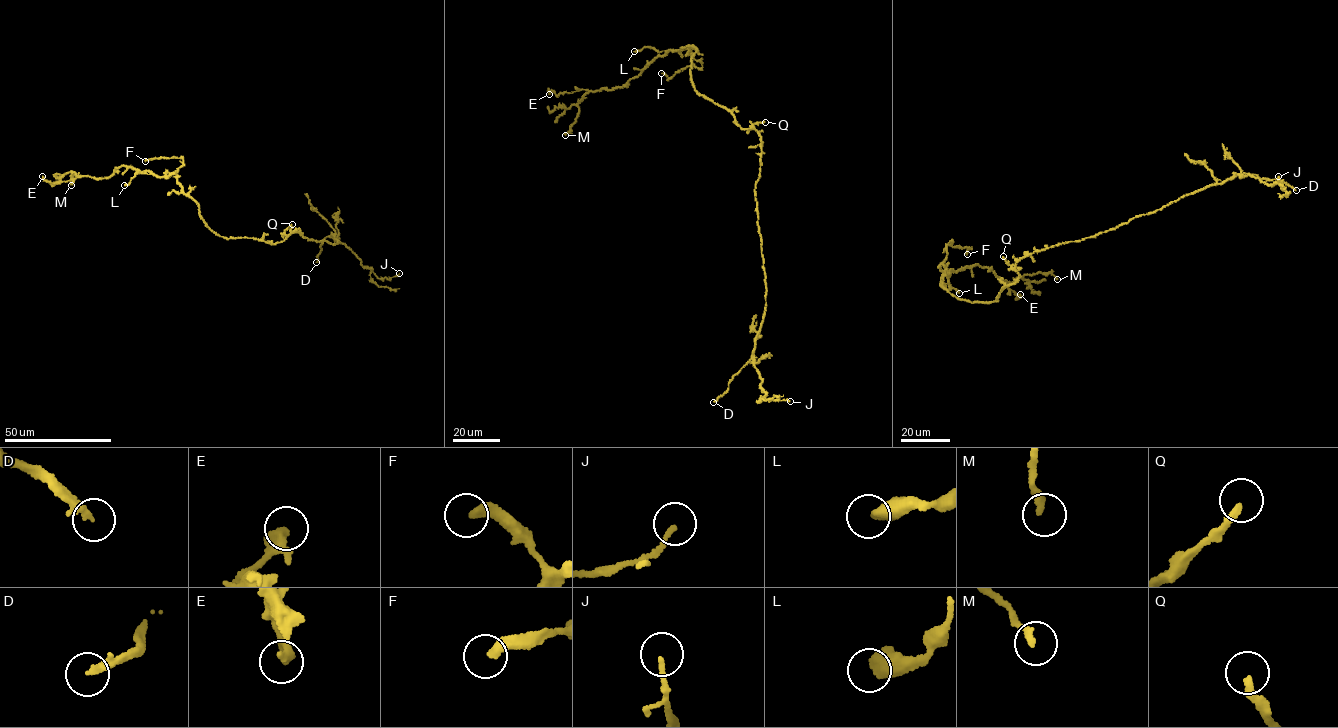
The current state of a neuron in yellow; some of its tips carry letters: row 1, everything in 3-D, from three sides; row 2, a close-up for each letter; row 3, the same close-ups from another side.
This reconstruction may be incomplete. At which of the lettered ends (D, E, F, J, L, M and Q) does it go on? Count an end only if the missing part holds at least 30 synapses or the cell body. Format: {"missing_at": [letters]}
{"missing_at": ["D"]}

